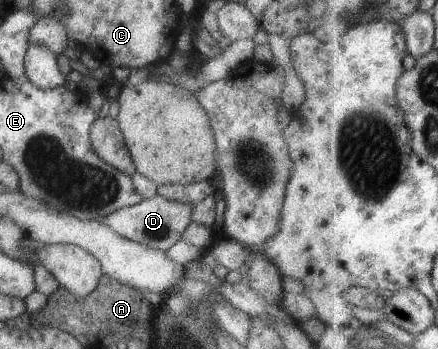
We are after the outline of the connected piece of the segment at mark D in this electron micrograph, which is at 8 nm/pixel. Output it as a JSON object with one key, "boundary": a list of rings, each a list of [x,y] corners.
{"boundary":[[[156,194],[138,204],[122,207],[99,222],[123,239],[141,244],[150,250],[165,252],[180,240],[181,232],[190,224],[191,210],[192,206],[189,204],[166,200]]]}

